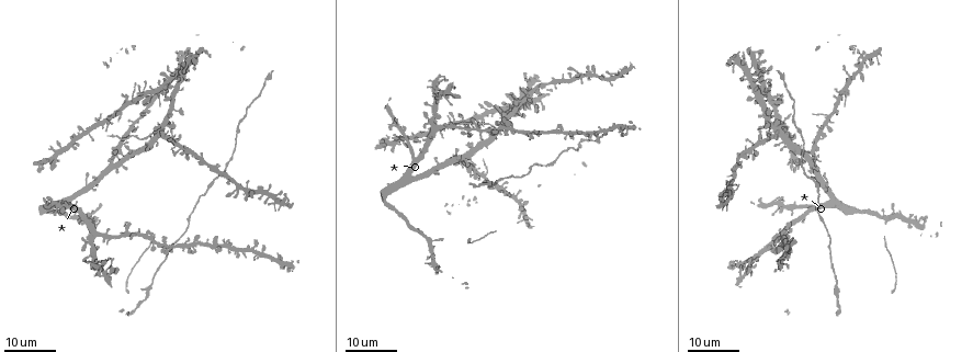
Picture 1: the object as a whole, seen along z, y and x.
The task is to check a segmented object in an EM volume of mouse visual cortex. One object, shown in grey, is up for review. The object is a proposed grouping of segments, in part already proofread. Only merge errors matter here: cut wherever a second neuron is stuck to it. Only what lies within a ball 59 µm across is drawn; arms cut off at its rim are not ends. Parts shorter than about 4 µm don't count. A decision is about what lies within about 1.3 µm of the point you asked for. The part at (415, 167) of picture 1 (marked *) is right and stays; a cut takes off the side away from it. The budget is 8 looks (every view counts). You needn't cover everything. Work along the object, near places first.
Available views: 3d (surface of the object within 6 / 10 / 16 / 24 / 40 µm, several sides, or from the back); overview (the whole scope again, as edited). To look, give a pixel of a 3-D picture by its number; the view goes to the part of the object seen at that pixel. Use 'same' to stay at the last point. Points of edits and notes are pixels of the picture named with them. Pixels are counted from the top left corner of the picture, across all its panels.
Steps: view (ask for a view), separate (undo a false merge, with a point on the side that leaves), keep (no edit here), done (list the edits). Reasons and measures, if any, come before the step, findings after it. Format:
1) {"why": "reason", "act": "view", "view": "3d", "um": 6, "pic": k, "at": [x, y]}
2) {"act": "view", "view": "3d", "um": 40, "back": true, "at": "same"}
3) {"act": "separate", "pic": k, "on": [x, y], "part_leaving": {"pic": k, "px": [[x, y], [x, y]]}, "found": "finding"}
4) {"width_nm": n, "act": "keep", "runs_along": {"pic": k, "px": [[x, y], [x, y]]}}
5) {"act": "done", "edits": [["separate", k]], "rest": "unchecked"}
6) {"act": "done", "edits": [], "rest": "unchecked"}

{"act": "view", "view": "3d", "um": 24, "pic": 1, "at": [531, 167]}

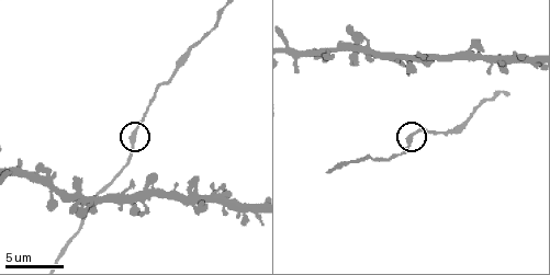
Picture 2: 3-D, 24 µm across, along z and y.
{"act": "view", "view": "3d", "um": 6, "pic": 2, "at": [134, 136]}

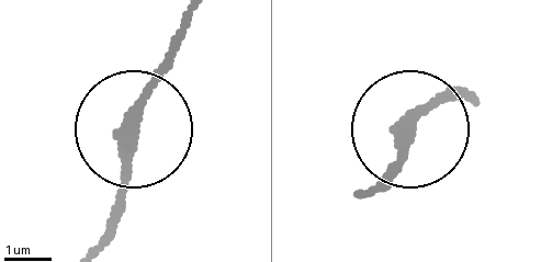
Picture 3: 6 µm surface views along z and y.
{"act": "keep", "found": "all the same neuron"}

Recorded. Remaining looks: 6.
{"why": "four or more arms meet", "act": "view", "view": "3d", "um": 10, "pic": 2, "at": [404, 63]}

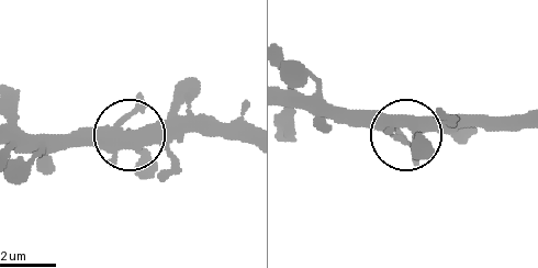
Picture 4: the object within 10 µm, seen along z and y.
{"act": "keep", "runs_along": {"pic": 4, "px": [[13, 125], [35, 133], [120, 131], [141, 140], [216, 133]]}, "found": "continuous, no second neuron"}

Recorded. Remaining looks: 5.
{"why": "four or more arms meet", "act": "view", "view": "3d", "um": 16, "pic": 1, "at": [414, 159]}

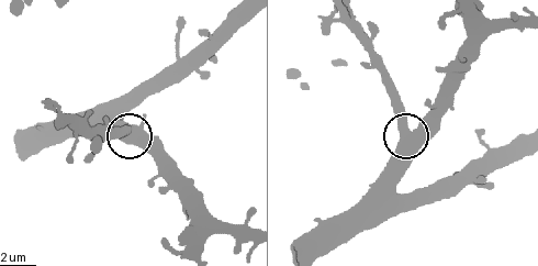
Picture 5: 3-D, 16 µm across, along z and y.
{"act": "view", "view": "3d", "um": 6, "pic": 5, "at": [138, 136]}

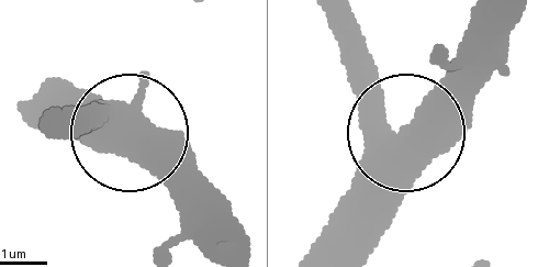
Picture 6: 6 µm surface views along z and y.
{"side_arm_um": 14, "arms": 4, "act": "keep", "found": "all the same neuron"}

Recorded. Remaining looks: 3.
{"why": "three arms meet", "act": "view", "view": "3d", "um": 24, "pic": 1, "at": [814, 150]}

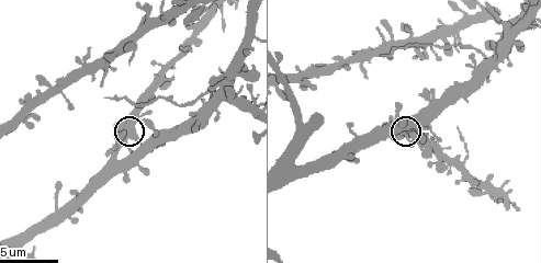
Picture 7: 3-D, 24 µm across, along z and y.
{"act": "view", "view": "3d", "um": 10, "pic": 7, "at": [135, 134]}

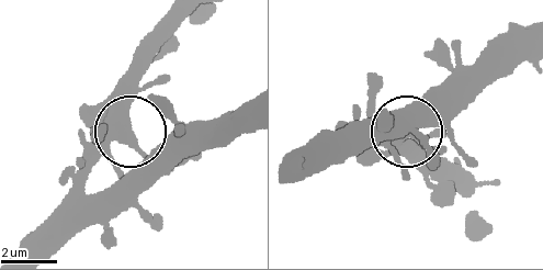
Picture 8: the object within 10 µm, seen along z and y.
{"width_nm": 400, "act": "keep", "found": "one neuron here"}

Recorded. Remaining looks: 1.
{"act": "done", "edits": [], "rest": "unchecked"}

